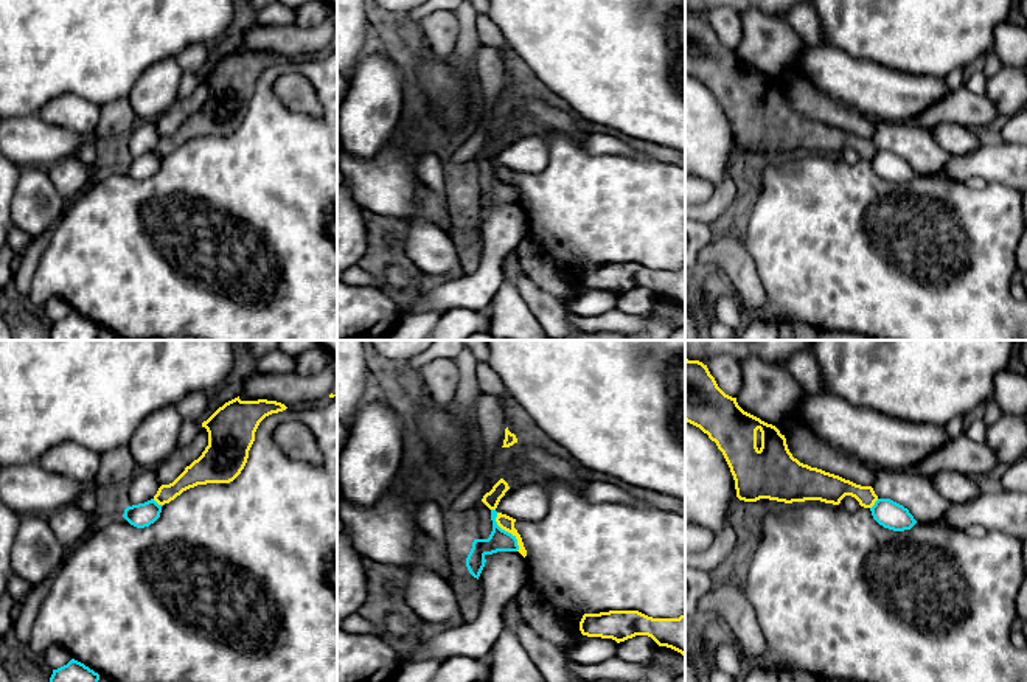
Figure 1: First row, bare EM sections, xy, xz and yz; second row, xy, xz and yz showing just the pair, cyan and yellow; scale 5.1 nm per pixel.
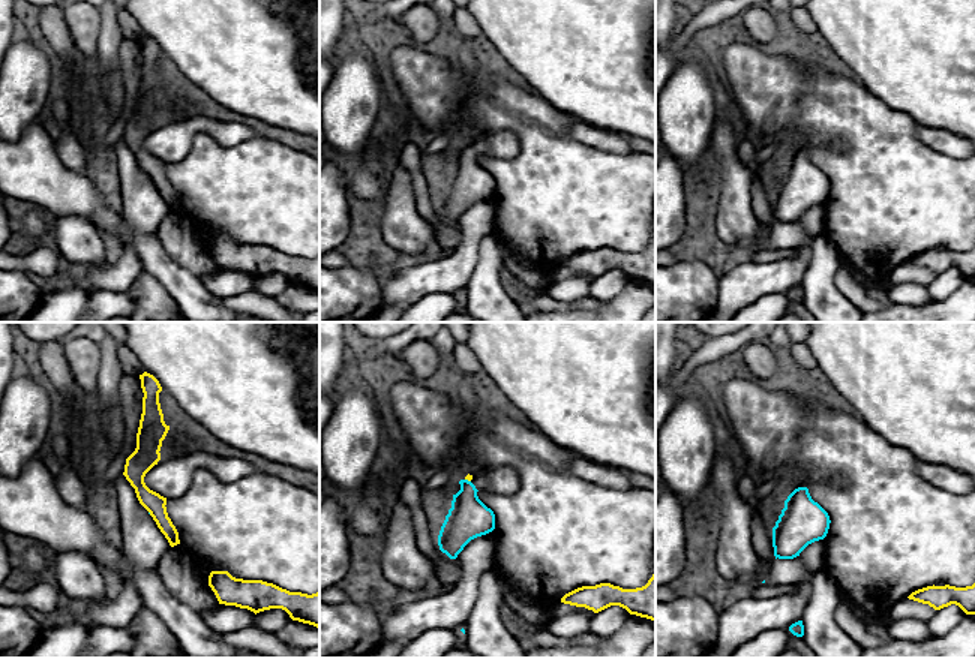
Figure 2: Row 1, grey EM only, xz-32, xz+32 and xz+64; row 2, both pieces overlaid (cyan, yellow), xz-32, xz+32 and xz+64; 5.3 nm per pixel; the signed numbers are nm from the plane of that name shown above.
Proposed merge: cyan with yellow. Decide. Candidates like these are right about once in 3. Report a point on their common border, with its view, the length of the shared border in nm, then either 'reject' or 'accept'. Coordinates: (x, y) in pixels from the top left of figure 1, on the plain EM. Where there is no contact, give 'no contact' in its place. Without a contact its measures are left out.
xz (507, 184) | 240 nm | reject

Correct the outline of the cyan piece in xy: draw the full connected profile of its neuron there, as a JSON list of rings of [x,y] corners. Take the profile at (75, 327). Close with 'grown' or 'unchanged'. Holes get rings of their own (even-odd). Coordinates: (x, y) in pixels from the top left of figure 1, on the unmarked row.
[[[71,311],[67,317],[53,322],[50,340],[96,340],[99,326]]] | unchanged

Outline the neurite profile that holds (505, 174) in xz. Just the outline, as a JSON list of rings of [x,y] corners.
[[[497,165],[496,174],[497,174],[497,177],[502,182],[511,185],[517,191],[517,197],[519,197],[519,202],[517,204],[525,210],[527,208],[527,202],[524,199],[524,194],[522,194],[520,186],[514,180],[516,171],[513,171],[513,169],[507,168],[507,166]]]

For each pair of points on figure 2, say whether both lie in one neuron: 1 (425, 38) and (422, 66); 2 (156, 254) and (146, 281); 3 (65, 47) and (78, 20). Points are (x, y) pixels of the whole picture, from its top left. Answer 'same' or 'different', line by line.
1: different
2: different
3: different

